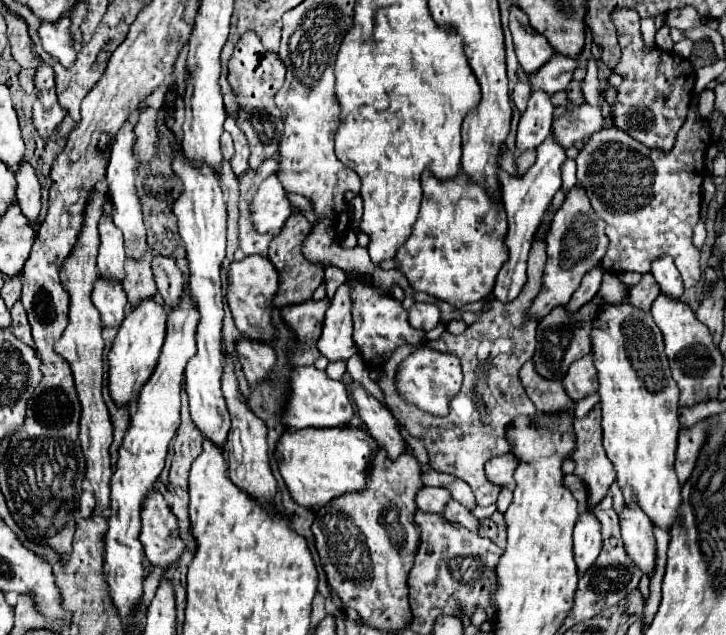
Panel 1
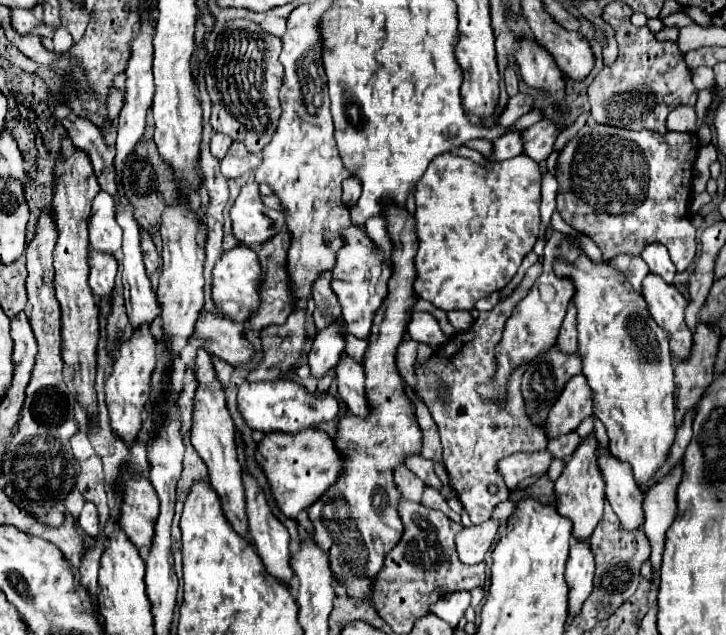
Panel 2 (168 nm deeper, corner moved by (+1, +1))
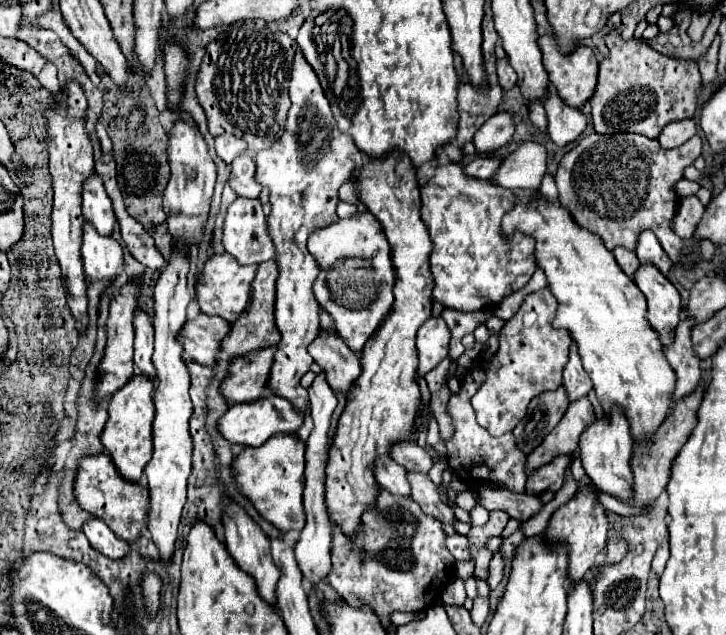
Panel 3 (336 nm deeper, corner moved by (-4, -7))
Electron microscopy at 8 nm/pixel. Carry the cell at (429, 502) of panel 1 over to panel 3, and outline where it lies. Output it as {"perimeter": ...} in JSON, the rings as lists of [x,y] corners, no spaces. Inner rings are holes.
{"perimeter":[[[378,457],[378,465],[374,465],[374,477],[378,483],[394,495],[410,497],[410,483],[406,479],[406,469],[392,461],[390,457]]]}

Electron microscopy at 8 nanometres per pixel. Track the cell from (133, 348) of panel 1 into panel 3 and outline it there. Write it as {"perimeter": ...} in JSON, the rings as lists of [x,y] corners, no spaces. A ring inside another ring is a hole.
{"perimeter":[[[134,375],[128,385],[116,391],[108,403],[108,421],[100,435],[104,449],[110,453],[120,477],[138,483],[144,467],[152,457],[152,419],[154,419],[154,383],[144,375]]]}

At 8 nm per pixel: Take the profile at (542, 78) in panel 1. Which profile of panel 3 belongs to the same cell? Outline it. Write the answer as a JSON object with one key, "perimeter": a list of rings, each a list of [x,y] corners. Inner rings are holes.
{"perimeter":[[[496,113],[494,117],[490,117],[490,121],[486,121],[478,129],[472,143],[476,147],[476,153],[484,155],[506,145],[512,139],[512,133],[514,133],[512,117],[508,113]]]}

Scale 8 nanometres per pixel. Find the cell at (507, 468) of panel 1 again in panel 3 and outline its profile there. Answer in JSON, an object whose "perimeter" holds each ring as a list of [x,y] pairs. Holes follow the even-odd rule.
{"perimeter":[[[562,455],[562,457],[556,457],[554,461],[550,461],[548,465],[544,465],[542,469],[538,469],[536,473],[532,473],[526,481],[526,493],[534,493],[534,495],[540,495],[544,491],[560,491],[562,485],[564,485],[564,475],[566,475],[566,469],[572,461],[572,455]]]}

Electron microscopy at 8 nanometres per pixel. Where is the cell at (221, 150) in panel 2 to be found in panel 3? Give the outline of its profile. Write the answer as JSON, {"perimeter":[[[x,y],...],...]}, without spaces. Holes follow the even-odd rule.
{"perimeter":[[[234,135],[216,137],[216,153],[226,165],[230,165],[234,161],[234,157],[242,155],[246,149],[248,149],[246,141],[242,141],[242,139],[234,137]]]}

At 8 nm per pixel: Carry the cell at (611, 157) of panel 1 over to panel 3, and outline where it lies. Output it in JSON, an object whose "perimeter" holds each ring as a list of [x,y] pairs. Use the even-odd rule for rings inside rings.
{"perimeter":[[[614,133],[614,135],[590,135],[578,143],[560,161],[556,173],[558,201],[570,209],[574,221],[598,235],[606,249],[624,245],[636,247],[636,235],[642,229],[650,229],[658,235],[660,245],[668,257],[678,263],[682,239],[672,231],[670,221],[676,213],[678,197],[674,185],[682,179],[684,167],[692,165],[702,153],[702,139],[694,135],[676,149],[660,147],[658,139],[650,139],[638,133]]]}

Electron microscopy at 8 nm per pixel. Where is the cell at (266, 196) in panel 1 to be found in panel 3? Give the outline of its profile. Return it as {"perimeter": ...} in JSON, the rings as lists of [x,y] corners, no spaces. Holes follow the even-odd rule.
{"perimeter":[[[238,197],[226,213],[224,231],[222,231],[222,245],[226,253],[230,253],[240,265],[258,265],[262,261],[274,259],[274,243],[266,231],[266,215],[262,211],[262,203],[258,199],[242,199]]]}

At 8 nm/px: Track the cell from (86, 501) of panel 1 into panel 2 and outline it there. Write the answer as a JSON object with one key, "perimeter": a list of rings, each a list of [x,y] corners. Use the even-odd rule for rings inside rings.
{"perimeter":[[[89,501],[83,505],[83,511],[81,511],[77,523],[79,523],[79,527],[81,527],[87,535],[91,535],[91,537],[97,537],[97,535],[101,533],[101,529],[99,529],[99,519],[97,519],[97,507],[95,507],[93,503],[89,503]]]}

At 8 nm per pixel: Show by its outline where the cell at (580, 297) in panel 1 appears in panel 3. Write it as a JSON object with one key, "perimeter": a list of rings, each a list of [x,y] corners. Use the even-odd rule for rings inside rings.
{"perimeter":[[[572,345],[572,349],[570,349],[570,361],[568,361],[566,369],[564,369],[564,389],[568,393],[568,401],[570,403],[574,403],[580,397],[588,395],[588,391],[592,389],[592,381],[590,381],[588,373],[582,369],[576,345]]]}

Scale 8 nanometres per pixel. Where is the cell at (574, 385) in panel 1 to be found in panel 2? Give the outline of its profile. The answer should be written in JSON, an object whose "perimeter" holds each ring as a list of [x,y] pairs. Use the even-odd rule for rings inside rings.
{"perimeter":[[[583,373],[567,381],[561,397],[555,401],[547,417],[547,433],[563,435],[575,431],[579,423],[593,413],[593,391]]]}

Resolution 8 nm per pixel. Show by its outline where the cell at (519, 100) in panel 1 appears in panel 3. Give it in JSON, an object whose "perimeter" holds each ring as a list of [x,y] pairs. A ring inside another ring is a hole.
{"perimeter":[[[498,59],[496,61],[496,73],[498,73],[498,81],[500,81],[502,89],[506,89],[506,91],[512,89],[518,81],[518,77],[516,77],[512,65],[508,63],[508,59]]]}

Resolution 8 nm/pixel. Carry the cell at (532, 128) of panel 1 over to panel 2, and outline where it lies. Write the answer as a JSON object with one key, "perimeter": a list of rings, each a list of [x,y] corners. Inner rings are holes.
{"perimeter":[[[507,131],[501,137],[497,137],[493,141],[495,145],[495,153],[493,159],[495,161],[503,161],[503,159],[511,159],[523,153],[523,137],[521,131]]]}

